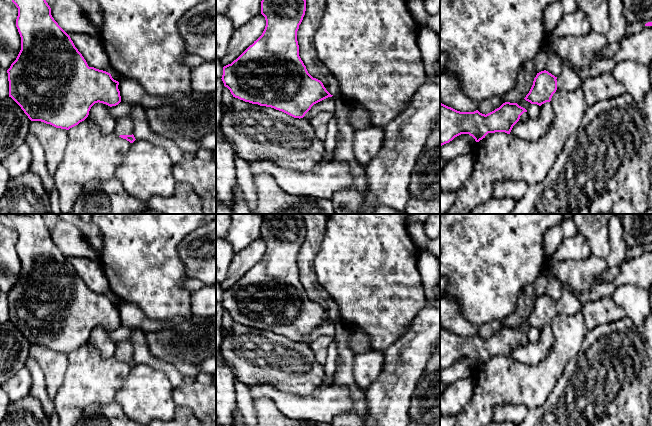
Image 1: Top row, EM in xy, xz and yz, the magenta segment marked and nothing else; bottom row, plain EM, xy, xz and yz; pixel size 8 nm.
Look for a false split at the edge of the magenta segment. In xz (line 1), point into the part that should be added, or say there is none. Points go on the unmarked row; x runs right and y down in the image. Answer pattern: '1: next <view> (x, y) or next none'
1: next none

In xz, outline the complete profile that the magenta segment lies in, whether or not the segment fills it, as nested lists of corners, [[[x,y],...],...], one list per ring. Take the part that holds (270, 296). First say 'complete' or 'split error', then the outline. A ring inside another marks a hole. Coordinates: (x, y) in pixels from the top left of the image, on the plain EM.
complete; [[[264,214],[261,225],[261,238],[265,241],[266,250],[262,259],[254,265],[236,284],[223,291],[222,305],[233,321],[271,331],[282,335],[294,342],[303,342],[311,331],[332,321],[323,307],[313,302],[299,280],[297,255],[306,235],[306,224],[302,214]]]

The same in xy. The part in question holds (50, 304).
complete; [[[5,214],[18,232],[16,251],[21,261],[21,274],[7,294],[9,321],[24,335],[31,345],[41,345],[56,352],[69,354],[84,345],[95,327],[110,331],[121,326],[119,306],[110,297],[89,291],[82,278],[75,271],[70,260],[58,249],[51,239],[42,214]]]

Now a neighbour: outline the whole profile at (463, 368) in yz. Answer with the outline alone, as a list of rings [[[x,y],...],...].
[[[461,358],[449,367],[441,370],[442,383],[445,386],[449,386],[460,379],[471,377],[474,375],[475,368],[476,365],[472,360]]]

